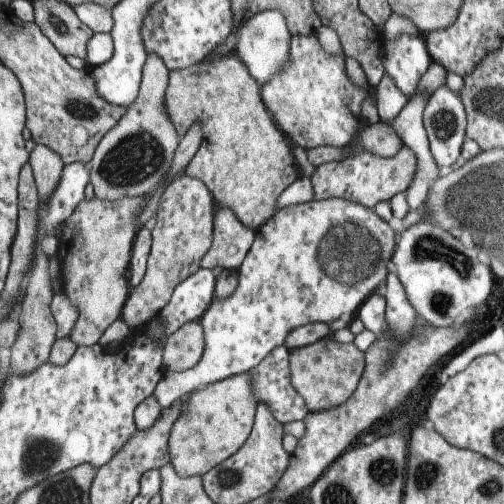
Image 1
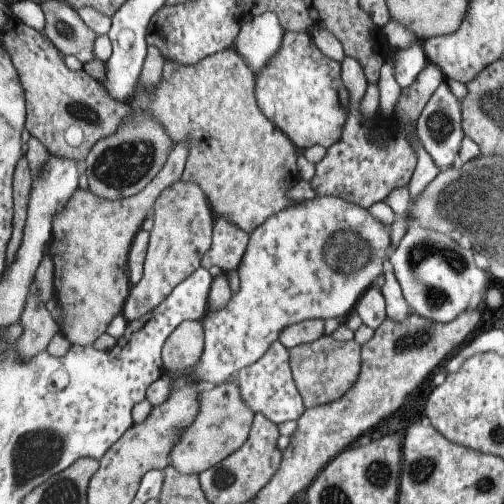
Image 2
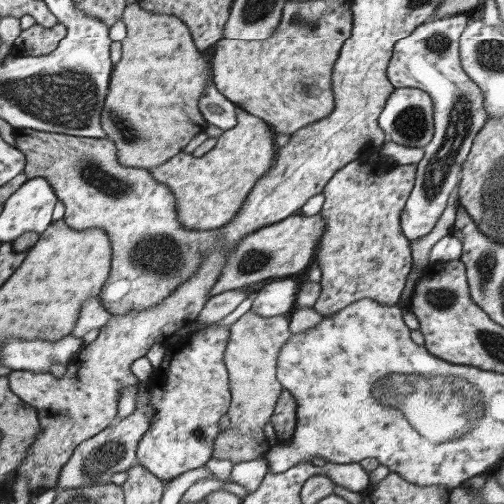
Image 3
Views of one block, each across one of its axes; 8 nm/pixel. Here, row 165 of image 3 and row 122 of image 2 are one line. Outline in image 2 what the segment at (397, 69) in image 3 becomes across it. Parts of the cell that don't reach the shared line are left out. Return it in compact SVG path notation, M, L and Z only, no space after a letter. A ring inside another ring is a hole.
M441 82L437 86L437 90L433 92L431 100L427 100L427 104L423 106L419 118L417 118L417 134L423 142L423 148L427 148L427 154L433 158L435 166L443 172L443 170L449 170L451 164L453 164L453 158L455 154L459 154L459 148L461 148L461 142L465 138L463 134L463 114L461 114L461 102L459 98L455 98L449 90L449 86L445 82Z

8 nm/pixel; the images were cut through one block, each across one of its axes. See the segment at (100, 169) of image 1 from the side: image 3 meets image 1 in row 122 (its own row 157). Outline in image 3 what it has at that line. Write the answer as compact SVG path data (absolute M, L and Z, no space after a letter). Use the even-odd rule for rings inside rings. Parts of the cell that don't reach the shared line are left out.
M125 4L123 24L127 28L127 36L121 40L121 60L111 70L109 90L105 96L105 106L101 110L101 130L115 144L115 156L121 166L151 170L183 152L193 136L201 134L207 128L197 106L199 98L205 94L207 82L213 80L213 70L209 76L209 60L205 58L205 54L195 50L191 30L177 18L155 16L139 8L139 4Z

